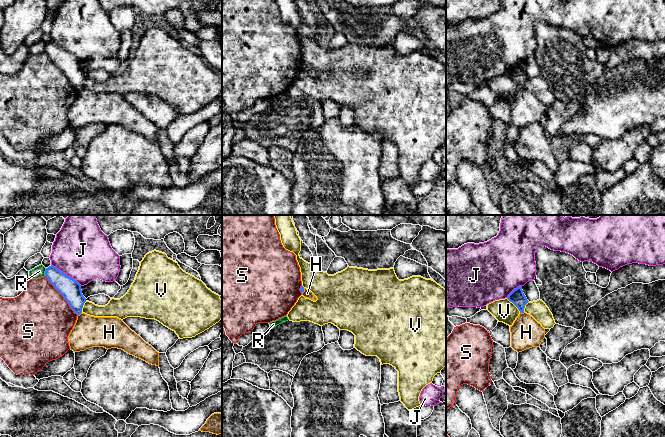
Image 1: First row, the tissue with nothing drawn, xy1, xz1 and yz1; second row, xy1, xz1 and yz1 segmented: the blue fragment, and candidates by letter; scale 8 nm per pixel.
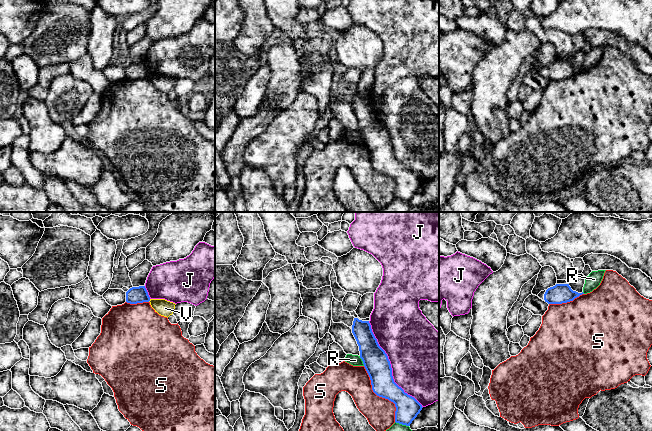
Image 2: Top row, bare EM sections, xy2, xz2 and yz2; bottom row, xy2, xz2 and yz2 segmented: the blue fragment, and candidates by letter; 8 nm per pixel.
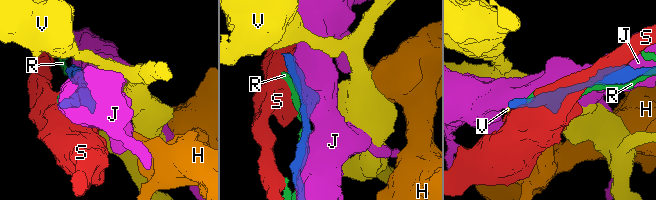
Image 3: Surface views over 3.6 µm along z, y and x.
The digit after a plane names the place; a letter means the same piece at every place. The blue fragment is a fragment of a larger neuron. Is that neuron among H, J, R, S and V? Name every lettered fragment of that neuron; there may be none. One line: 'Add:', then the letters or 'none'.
Add: none

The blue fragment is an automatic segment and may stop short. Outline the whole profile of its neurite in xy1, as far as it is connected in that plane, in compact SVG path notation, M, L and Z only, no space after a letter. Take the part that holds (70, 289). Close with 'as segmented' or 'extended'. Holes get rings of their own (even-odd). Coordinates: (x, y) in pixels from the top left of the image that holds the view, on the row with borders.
M52 265L46 268L45 276L64 297L74 313L80 315L86 302L86 298L82 294L81 285Z; as segmented

